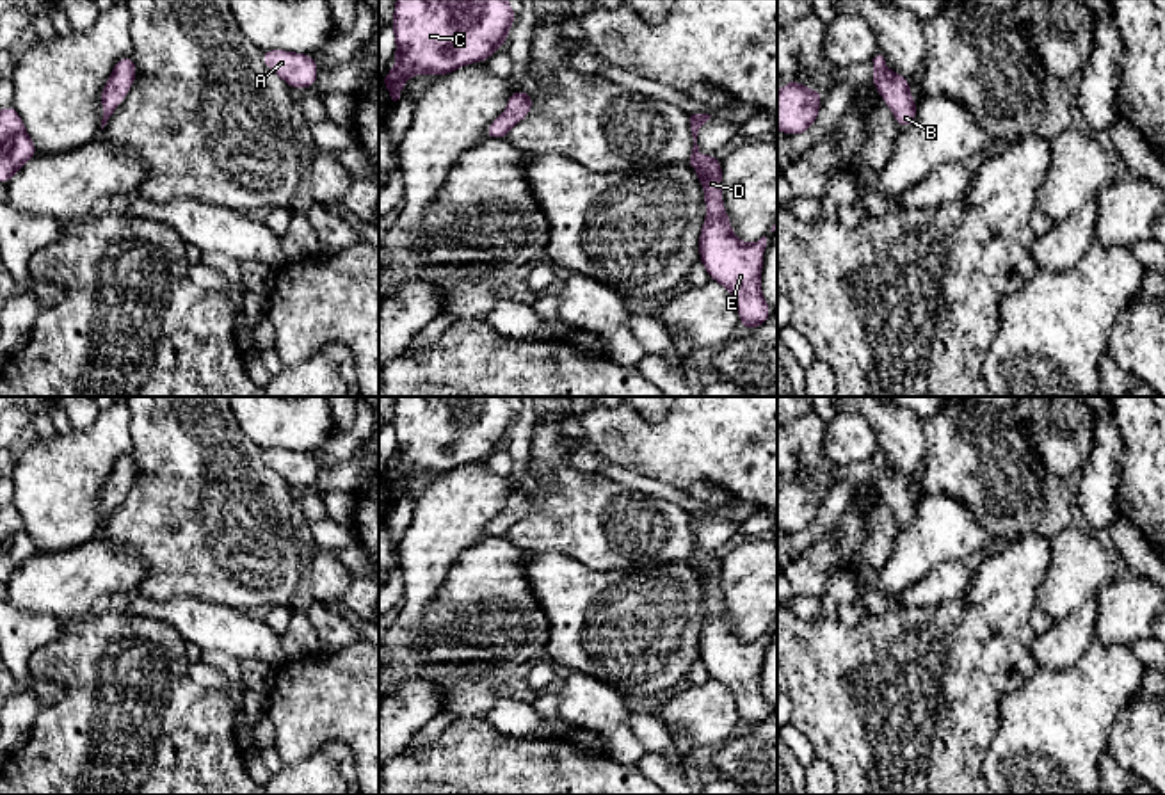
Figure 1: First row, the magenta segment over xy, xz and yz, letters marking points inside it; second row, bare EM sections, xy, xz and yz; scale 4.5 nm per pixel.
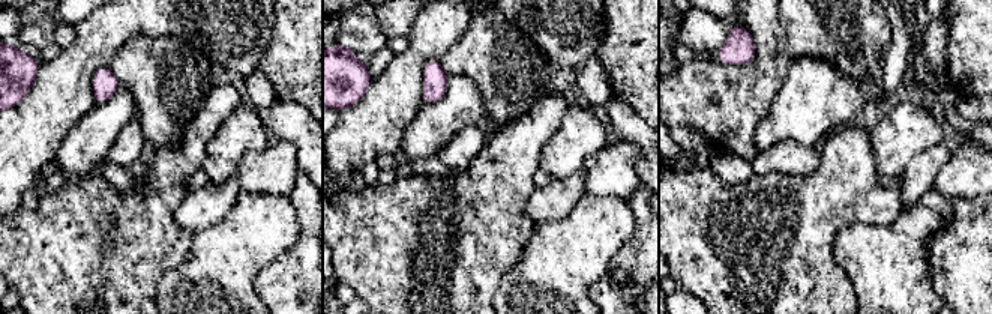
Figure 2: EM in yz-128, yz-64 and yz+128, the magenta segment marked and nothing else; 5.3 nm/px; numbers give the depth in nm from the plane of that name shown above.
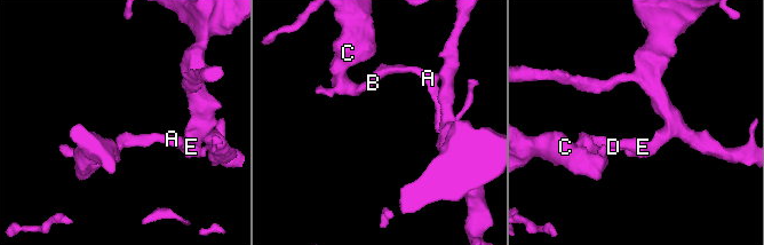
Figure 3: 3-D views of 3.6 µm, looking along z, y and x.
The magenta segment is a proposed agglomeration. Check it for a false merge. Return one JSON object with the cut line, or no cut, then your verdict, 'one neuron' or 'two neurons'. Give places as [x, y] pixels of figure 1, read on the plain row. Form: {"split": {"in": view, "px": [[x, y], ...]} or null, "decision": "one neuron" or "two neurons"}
{"split": null, "decision": "one neuron"}

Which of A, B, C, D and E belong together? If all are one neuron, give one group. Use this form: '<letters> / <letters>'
A B C D E

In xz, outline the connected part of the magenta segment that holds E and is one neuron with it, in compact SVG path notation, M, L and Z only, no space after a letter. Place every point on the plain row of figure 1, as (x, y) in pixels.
M708 512L690 514L694 546L690 564L704 585L706 617L699 631L699 658L711 679L727 687L740 711L742 729L763 724L772 706L761 694L761 667L767 635L754 642L742 642L731 628L722 601L722 560L715 553L699 553L697 532L710 518Z

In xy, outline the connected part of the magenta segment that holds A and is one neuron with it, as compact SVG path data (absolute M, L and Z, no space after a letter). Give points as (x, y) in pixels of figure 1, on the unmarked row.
M263 448L261 459L290 486L309 487L317 482L318 466L309 452L293 452L286 448Z

